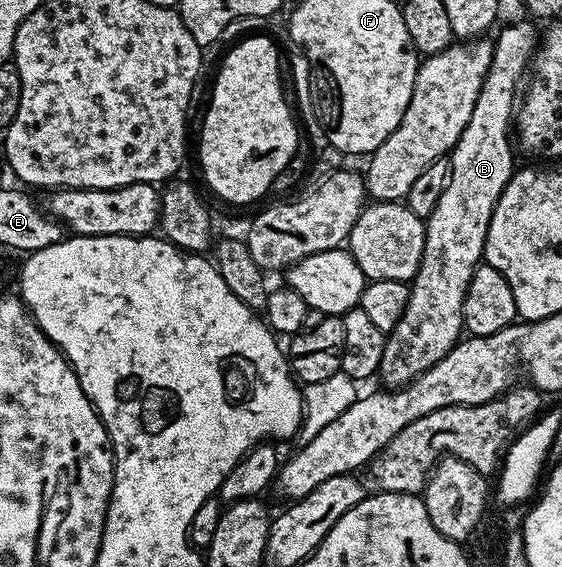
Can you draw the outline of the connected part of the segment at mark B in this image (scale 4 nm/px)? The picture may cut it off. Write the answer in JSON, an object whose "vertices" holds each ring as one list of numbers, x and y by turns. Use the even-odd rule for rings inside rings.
{"vertices":[[526,20,508,25,499,34,498,40,493,41,494,57,476,98,472,118,468,118,468,126,464,126,449,153,448,190,440,194,436,210,432,210,425,221,426,241,424,254,420,258,420,270,410,284,410,297,400,322,396,322,387,335,384,358,380,358,380,380,386,383,383,385,387,389,403,388,424,374,424,370,436,366,436,362,440,362,440,358,444,358,444,354,448,354,448,350,452,350,463,335,462,303,474,271,484,260,488,222,504,186,508,186,516,171,516,148,512,143,516,93,540,44,539,29,534,29,529,24,531,21]]}

